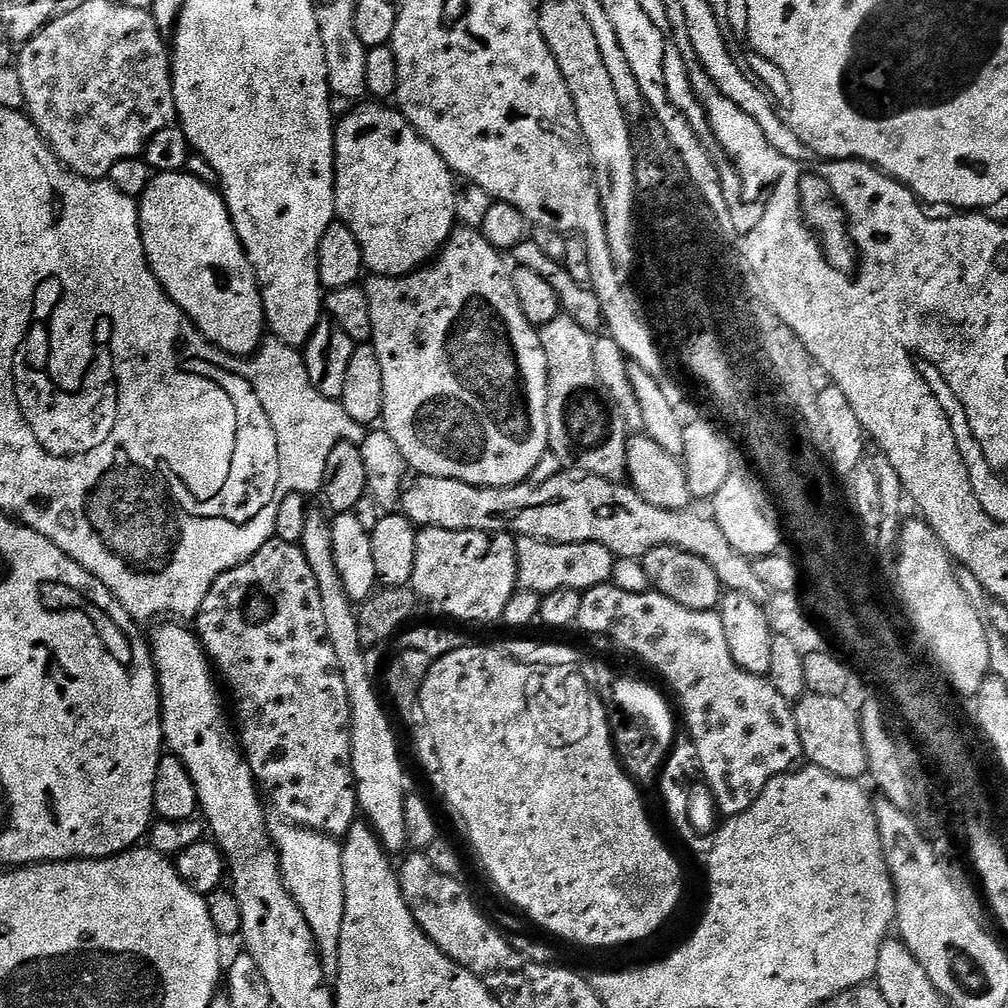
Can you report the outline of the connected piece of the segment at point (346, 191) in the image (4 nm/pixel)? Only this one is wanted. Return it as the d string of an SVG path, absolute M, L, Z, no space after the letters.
M364 102L353 108L356 109L349 116L344 116L341 120L339 117L334 128L336 134L336 214L339 223L347 226L350 234L354 234L354 238L358 238L364 267L372 276L409 276L416 269L425 267L439 253L440 249L451 240L453 231L458 224L455 216L455 194L458 184L454 179L452 169L438 154L438 150L434 150L434 146L430 146L430 142L421 138L412 129L412 123L395 107L385 106L380 102Z

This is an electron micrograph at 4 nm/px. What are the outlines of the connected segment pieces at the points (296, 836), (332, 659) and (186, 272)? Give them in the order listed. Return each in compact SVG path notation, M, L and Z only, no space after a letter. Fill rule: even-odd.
M273 823L270 831L276 853L280 856L280 875L284 877L288 893L292 895L298 910L302 910L310 926L324 979L335 982L340 969L342 918L346 906L346 894L342 882L342 847L333 837L321 832L294 823L279 823Z
M273 538L266 542L266 546L262 546L262 550L258 550L258 554L254 554L234 570L223 572L214 582L214 586L210 586L200 607L200 612L194 618L194 631L200 637L200 643L203 644L204 651L208 653L208 659L214 665L219 679L223 683L225 680L229 690L232 691L232 700L236 703L234 720L238 725L238 743L250 770L253 768L352 768L350 698L346 694L346 682L342 682L338 654L334 654L334 646L330 646L330 638L326 634L326 617L322 610L322 590L318 590L314 570L310 570L310 562L306 562L306 554L300 549L299 543L291 544Z
M185 170L153 175L150 186L146 186L146 190L140 196L138 207L144 253L148 265L152 267L152 273L158 278L160 287L168 299L174 301L185 317L196 325L198 331L215 348L221 348L230 356L251 358L260 351L266 340L260 283L256 280L256 272L234 230L223 195L213 185L212 189L206 181L199 180L190 173L191 171Z

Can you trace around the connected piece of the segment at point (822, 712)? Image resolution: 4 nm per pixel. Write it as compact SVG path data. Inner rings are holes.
M809 693L797 701L793 712L803 757L813 767L824 769L836 777L859 781L867 775L868 759L862 741L859 713L847 702L844 698Z

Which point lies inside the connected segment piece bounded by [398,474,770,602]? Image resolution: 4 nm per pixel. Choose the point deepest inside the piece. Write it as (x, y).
(569, 509)

